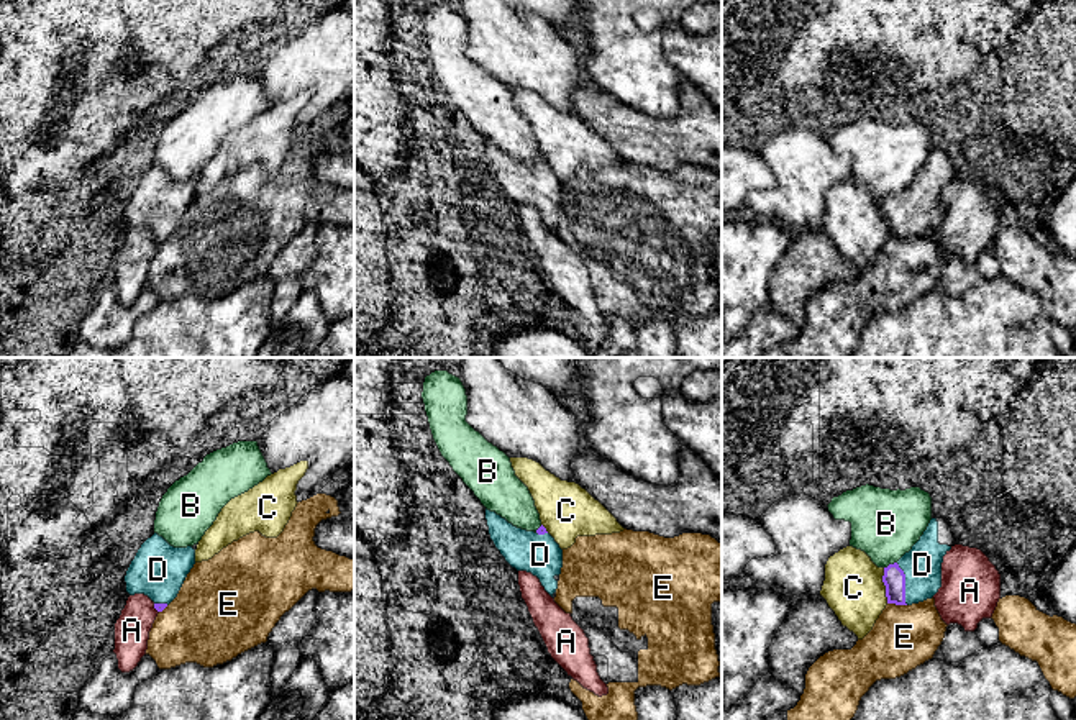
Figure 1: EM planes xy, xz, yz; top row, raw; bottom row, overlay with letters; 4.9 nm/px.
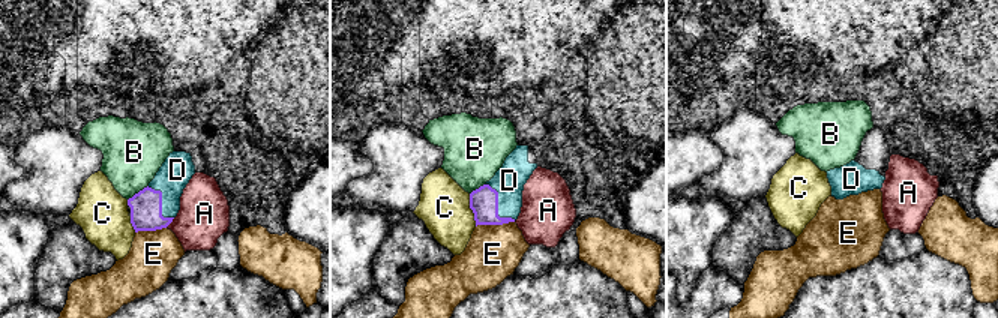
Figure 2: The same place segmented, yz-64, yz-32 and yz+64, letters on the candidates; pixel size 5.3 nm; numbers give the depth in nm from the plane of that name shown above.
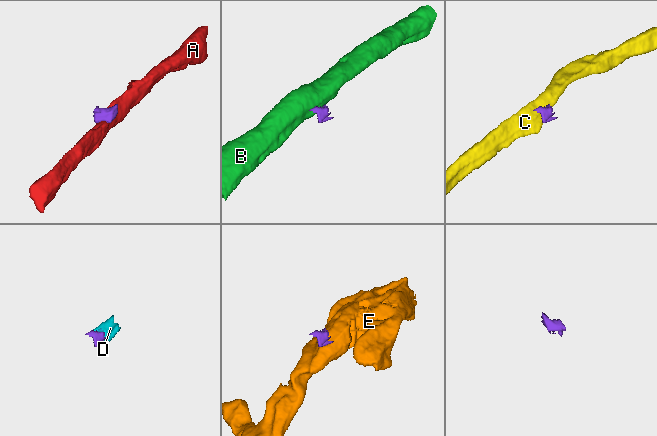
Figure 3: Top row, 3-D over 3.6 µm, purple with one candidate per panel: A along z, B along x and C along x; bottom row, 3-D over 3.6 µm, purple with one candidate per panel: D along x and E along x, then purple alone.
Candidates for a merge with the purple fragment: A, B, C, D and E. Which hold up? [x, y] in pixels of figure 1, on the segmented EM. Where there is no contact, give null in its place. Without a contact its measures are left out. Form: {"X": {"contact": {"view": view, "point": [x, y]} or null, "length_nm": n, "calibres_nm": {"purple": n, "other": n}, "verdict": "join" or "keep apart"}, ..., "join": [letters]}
{"A": {"contact": {"view": "xy", "point": [155, 607]}, "length_nm": 50, "calibres_nm": {"purple": 50, "other": 180}, "verdict": "keep apart"}, "B": {"contact": {"view": "yz", "point": [889, 565]}, "length_nm": 70, "calibres_nm": {"purple": 110, "other": 340}, "verdict": "keep apart"}, "C": {"contact": {"view": "yz", "point": [884, 584]}, "length_nm": 180, "calibres_nm": {"purple": 110, "other": 300}, "verdict": "keep apart"}, "D": {"contact": {"view": "yz", "point": [904, 584]}, "length_nm": 220, "calibres_nm": {"purple": 110, "other": 190}, "verdict": "join"}, "E": {"contact": {"view": "yz", "point": [898, 604]}, "length_nm": 100, "calibres_nm": {"purple": 110, "other": 320}, "verdict": "keep apart"}, "join": ["D"]}

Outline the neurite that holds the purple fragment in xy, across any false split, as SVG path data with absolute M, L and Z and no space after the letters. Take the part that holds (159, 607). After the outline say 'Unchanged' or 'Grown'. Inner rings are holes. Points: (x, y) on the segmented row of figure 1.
M154 533L141 545L126 571L126 592L148 595L154 608L162 612L177 597L194 564L192 546L174 548Z. Grown

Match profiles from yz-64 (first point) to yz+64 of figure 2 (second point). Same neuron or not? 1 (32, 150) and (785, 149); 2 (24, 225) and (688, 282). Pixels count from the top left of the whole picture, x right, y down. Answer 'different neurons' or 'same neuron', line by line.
1: same neuron
2: same neuron

